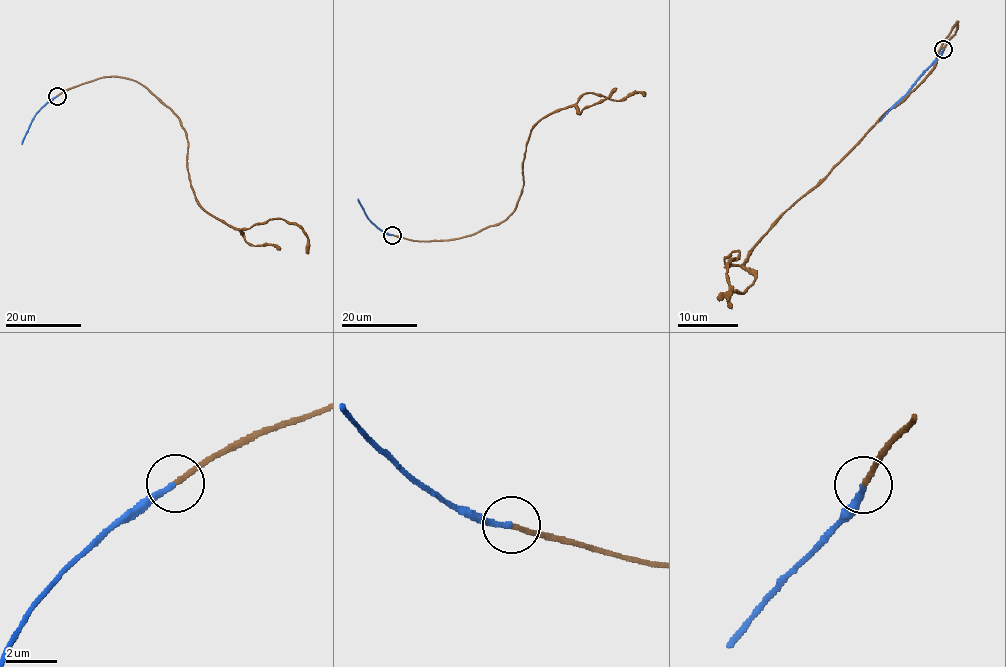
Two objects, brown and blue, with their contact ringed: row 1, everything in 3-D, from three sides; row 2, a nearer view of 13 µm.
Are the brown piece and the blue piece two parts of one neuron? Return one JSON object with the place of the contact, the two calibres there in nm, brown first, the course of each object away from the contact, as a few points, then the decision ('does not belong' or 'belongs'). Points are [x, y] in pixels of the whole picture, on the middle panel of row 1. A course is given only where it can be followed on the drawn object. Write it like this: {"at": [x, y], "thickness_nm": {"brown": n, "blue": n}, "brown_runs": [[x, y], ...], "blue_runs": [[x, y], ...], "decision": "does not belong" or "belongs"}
{"at": [392, 235], "thickness_nm": {"brown": 200, "blue": 190}, "brown_runs": [[392, 235], [459, 239], [500, 223], [515, 210], [525, 143], [543, 118], [588, 93], [644, 96]], "blue_runs": [[392, 235], [381, 231], [365, 215], [358, 199]], "decision": "belongs"}

